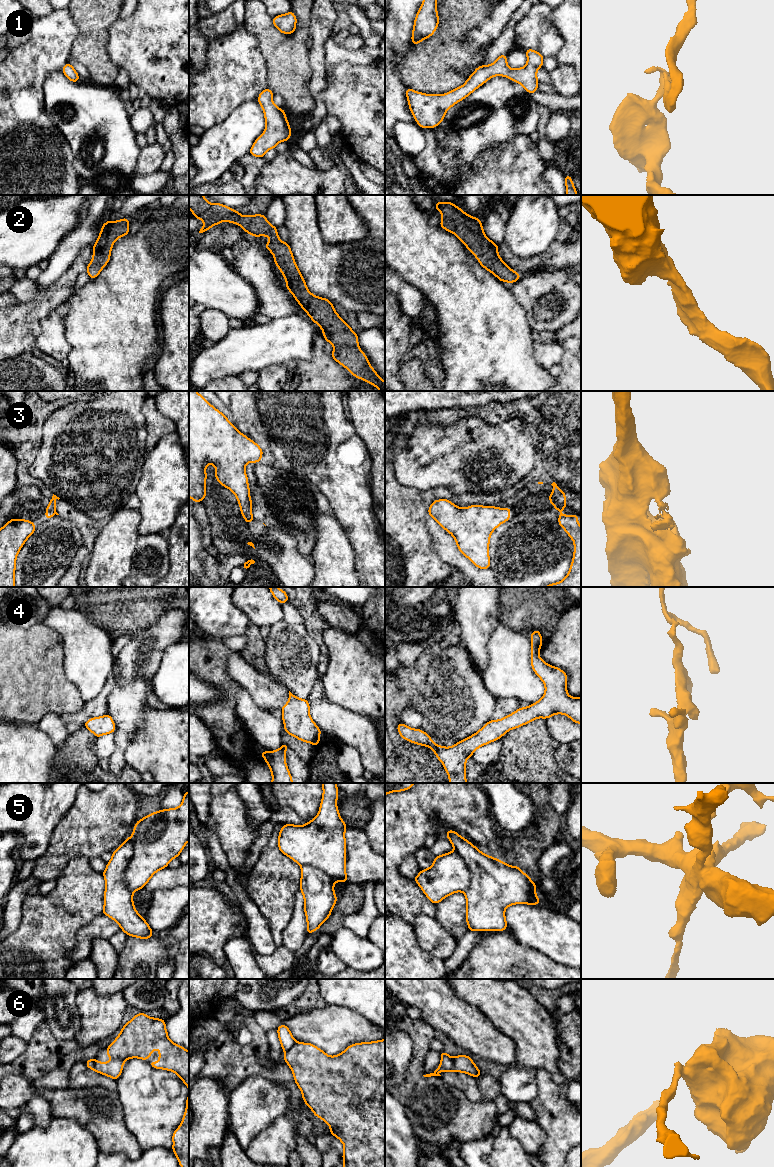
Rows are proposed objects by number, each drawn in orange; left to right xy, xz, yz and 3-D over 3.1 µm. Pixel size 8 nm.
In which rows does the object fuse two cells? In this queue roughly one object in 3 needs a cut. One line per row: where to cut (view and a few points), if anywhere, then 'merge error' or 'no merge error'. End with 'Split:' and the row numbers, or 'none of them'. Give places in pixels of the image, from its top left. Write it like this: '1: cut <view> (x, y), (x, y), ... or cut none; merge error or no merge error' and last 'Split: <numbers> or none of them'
1: cut none; no merge error
2: cut none; no merge error
3: cut xy (46, 509), (52, 510), (55, 513); merge error
4: cut none; no merge error
5: cut xy (132, 836), (133, 856), (123, 873), (124, 883), (132, 892); merge error
6: cut yz (453, 1058), (453, 1068), (451, 1070); merge error
Split: 3, 5, 6

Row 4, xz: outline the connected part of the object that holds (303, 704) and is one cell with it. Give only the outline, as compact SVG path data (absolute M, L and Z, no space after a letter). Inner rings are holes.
M289 691L289 700L281 711L286 733L314 746L320 744L319 736L322 732L309 714L307 699L298 698Z

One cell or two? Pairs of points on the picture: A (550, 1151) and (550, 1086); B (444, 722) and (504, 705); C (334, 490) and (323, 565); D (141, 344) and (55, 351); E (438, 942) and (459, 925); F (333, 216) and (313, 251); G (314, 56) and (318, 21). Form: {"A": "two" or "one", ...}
{"A": "one", "B": "two", "C": "two", "D": "two", "E": "two", "F": "two", "G": "one"}

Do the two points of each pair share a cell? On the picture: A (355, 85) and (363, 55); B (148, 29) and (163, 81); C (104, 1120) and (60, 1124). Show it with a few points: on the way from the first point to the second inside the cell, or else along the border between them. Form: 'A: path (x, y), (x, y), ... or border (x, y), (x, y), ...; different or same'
A: border (374, 61), (337, 63); different
B: path (161, 42), (161, 68); same
C: border (54, 1116), (75, 1119), (94, 1138); different

